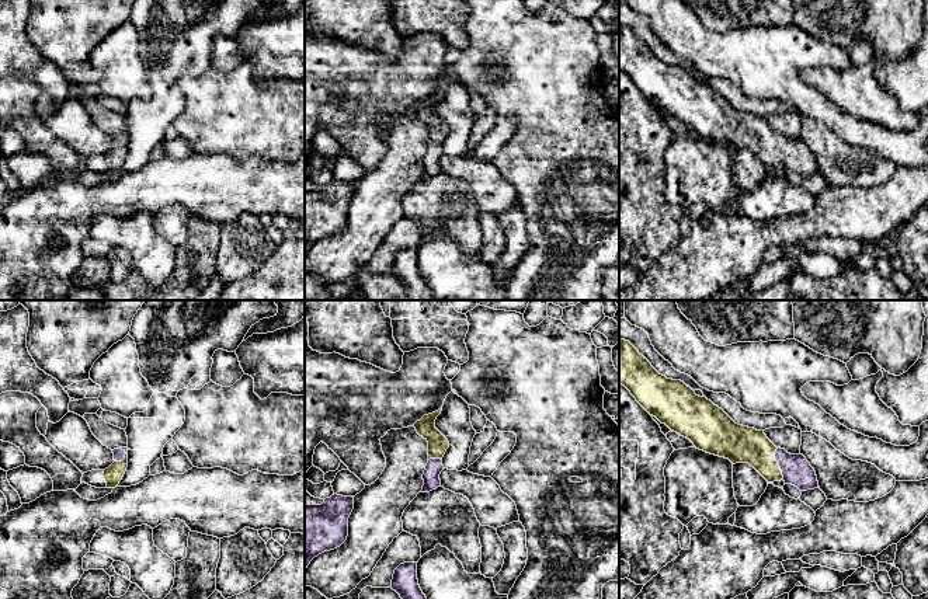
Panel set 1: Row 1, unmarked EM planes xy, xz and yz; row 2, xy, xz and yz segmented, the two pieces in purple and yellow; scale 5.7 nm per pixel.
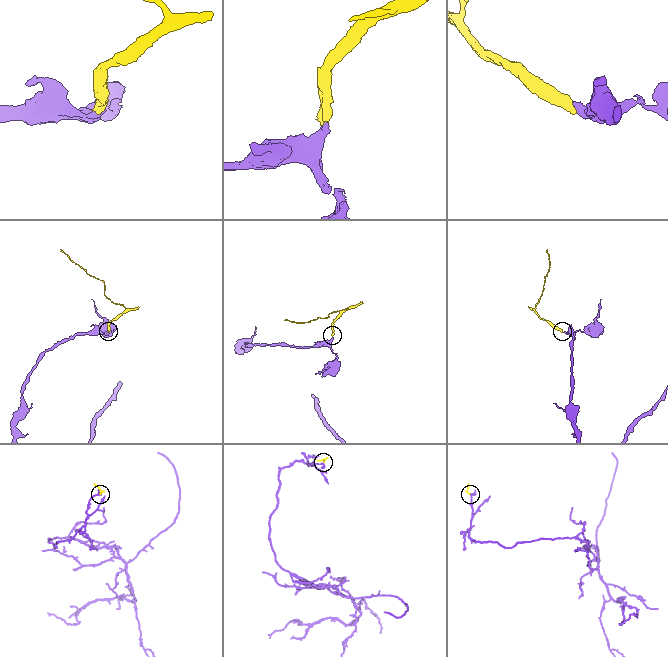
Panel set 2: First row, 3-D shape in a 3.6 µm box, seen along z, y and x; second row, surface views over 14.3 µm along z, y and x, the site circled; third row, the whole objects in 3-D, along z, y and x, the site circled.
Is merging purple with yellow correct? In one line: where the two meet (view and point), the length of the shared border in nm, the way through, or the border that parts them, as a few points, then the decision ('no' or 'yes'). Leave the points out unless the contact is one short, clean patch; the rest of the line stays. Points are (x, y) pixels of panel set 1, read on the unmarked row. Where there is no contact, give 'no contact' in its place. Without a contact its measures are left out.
contact yz (778, 149); length 180 nm; way yz (796, 156), (778, 149), (740, 129); yes

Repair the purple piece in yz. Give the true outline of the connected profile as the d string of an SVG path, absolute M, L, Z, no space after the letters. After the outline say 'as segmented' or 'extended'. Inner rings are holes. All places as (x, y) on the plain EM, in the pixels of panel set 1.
M619 25L619 69L636 87L671 116L689 125L694 132L706 139L729 144L733 150L748 149L768 168L783 166L800 177L820 174L814 154L803 140L790 140L776 133L764 119L754 114L736 109L722 94L706 83L699 83L681 66L660 60L639 36L625 25Z; extended

